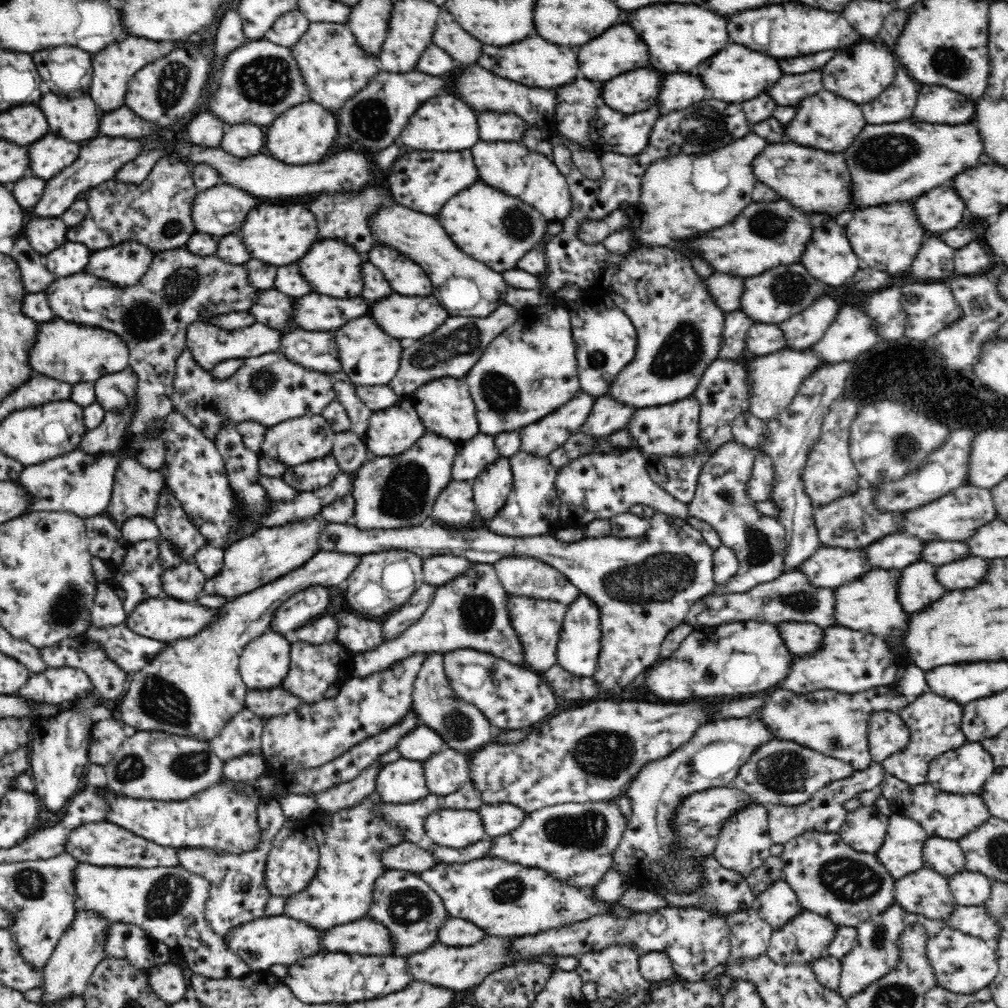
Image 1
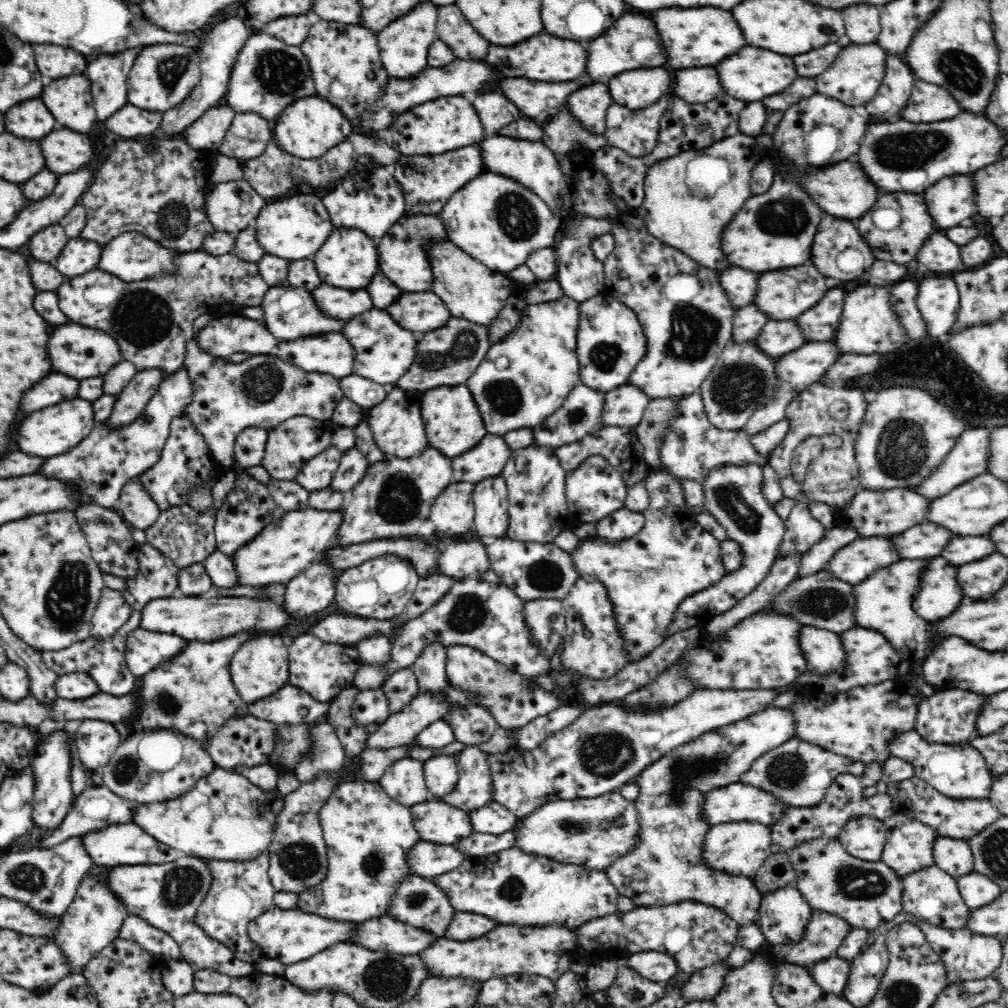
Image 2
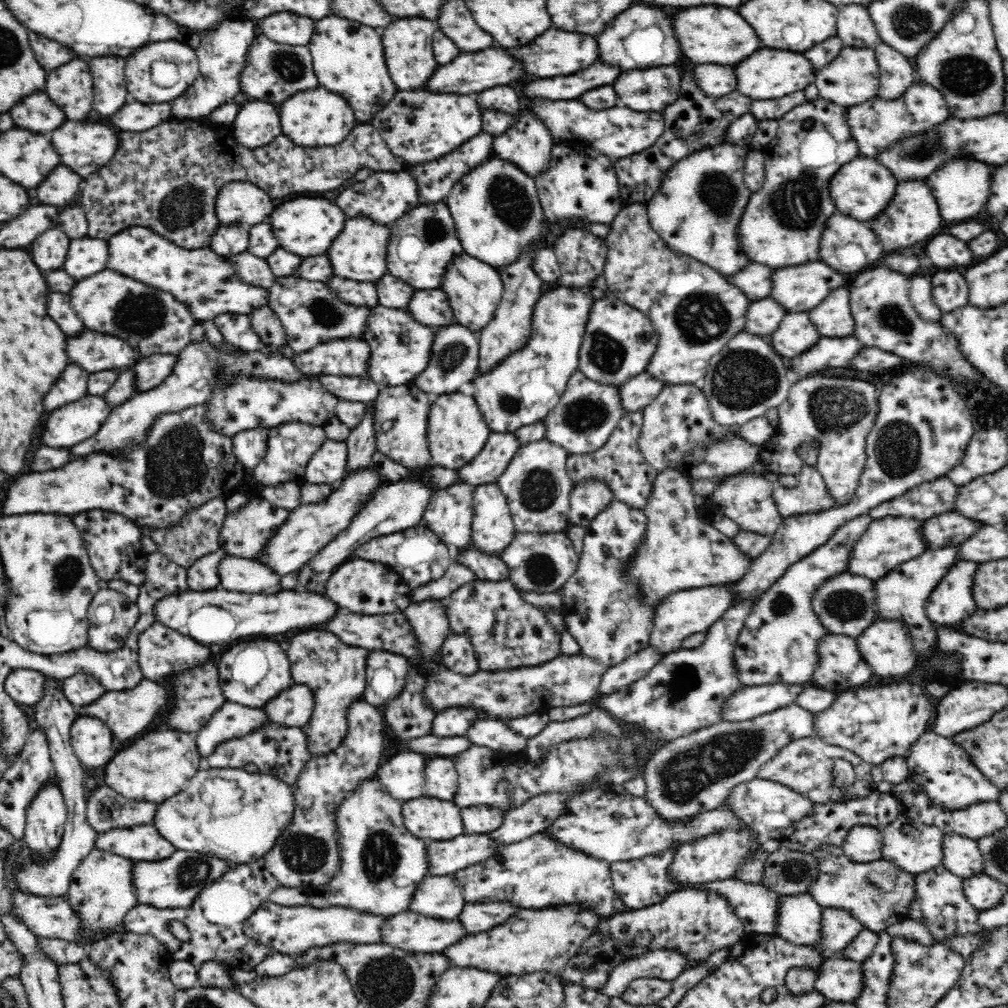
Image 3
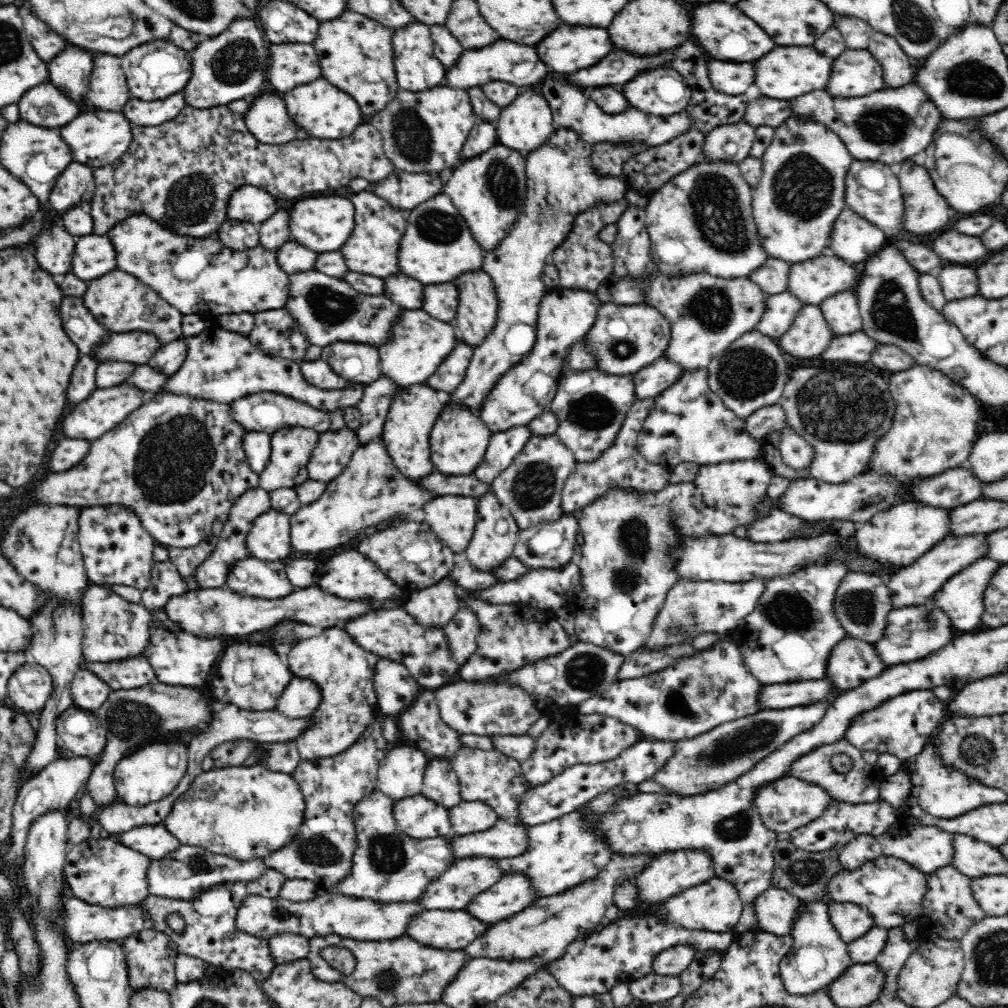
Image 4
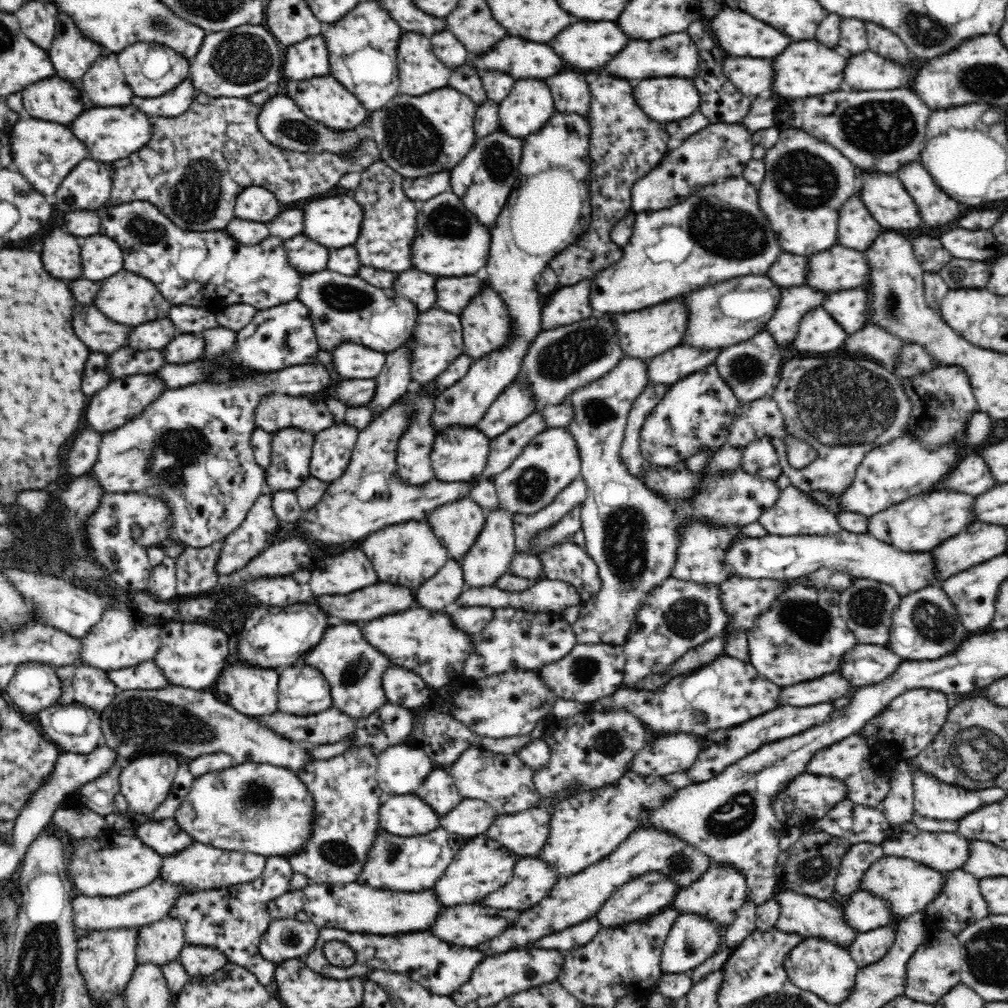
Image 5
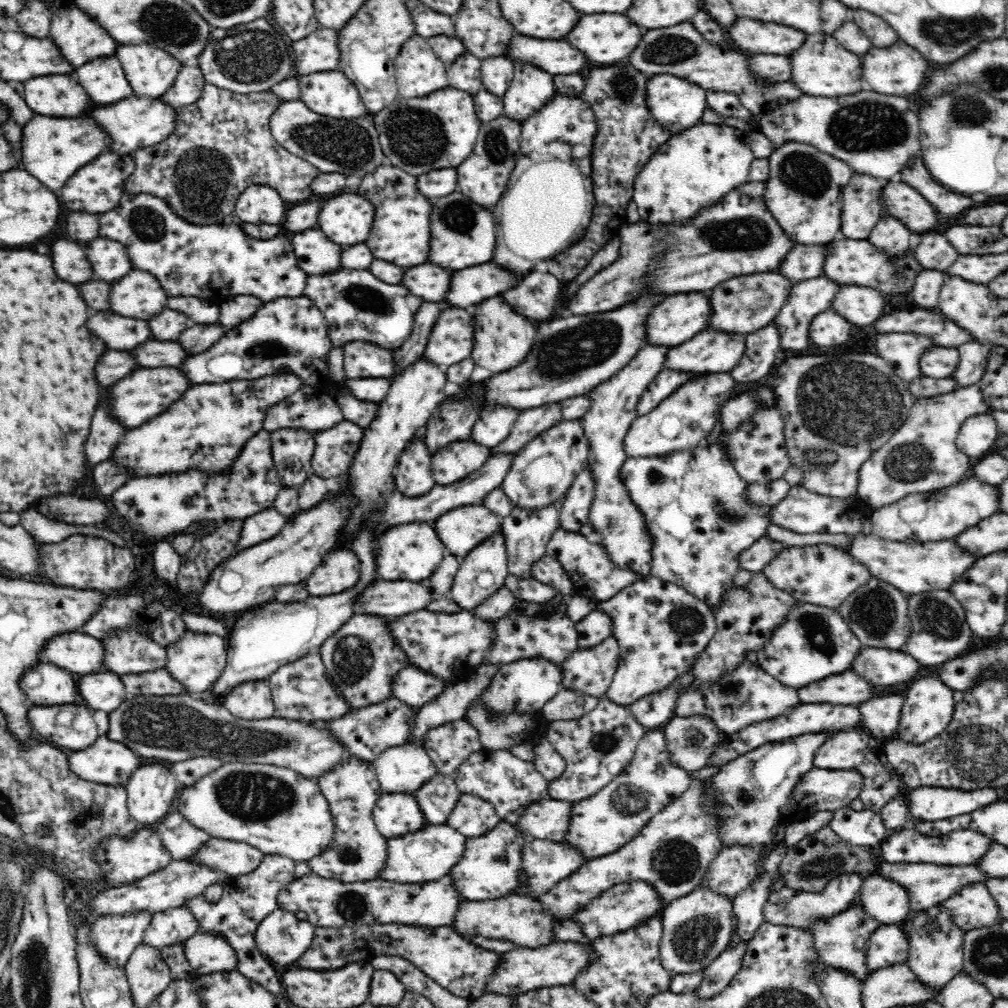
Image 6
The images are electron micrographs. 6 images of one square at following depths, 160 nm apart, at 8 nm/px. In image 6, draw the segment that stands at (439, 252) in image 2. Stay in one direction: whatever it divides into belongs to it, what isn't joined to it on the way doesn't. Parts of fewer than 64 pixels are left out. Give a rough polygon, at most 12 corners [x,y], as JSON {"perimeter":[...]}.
{"perimeter":[[500,295],[471,309],[472,360],[516,366],[536,328]]}

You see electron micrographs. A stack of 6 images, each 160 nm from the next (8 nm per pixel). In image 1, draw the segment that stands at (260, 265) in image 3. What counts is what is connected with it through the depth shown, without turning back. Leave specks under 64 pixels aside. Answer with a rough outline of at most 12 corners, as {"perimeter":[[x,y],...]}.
{"perimeter":[[155,253],[131,287],[82,272],[46,290],[65,321],[116,333],[137,375],[128,439],[174,411],[186,328],[248,311],[244,265]]}

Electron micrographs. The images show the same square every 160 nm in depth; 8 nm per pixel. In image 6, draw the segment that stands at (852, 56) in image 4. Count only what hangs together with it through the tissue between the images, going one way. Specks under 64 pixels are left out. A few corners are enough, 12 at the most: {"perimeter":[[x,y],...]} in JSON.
{"perimeter":[[901,39],[862,56],[862,78],[884,95],[908,96],[928,59]]}

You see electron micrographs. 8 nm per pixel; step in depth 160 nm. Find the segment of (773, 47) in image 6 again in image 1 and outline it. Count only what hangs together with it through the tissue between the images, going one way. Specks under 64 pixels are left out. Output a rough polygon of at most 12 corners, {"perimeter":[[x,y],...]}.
{"perimeter":[[654,4],[626,22],[650,64],[688,72],[728,46],[726,20]]}

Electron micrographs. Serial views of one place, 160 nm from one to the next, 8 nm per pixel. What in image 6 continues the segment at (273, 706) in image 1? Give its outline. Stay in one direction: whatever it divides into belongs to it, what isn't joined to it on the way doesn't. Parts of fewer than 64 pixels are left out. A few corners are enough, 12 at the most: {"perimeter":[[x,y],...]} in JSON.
{"perimeter":[[317,651],[266,678],[276,712],[313,722],[353,710]]}

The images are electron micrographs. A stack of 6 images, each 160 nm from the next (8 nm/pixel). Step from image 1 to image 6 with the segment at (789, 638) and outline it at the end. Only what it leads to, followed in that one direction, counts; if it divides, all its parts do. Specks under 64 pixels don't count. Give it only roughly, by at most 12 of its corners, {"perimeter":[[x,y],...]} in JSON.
{"perimeter":[[862,646],[852,670],[878,686],[915,680],[901,651]]}

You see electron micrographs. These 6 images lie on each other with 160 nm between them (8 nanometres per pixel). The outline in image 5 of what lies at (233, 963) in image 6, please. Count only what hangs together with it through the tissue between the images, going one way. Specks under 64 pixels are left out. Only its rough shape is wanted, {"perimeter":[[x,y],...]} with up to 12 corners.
{"perimeter":[[185,945],[179,961],[190,977],[215,975],[226,955]]}

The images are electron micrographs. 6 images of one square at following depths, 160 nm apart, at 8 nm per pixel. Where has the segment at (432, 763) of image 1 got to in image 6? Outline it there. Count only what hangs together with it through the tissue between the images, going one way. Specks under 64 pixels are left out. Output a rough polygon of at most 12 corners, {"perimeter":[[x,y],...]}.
{"perimeter":[[437,772],[412,794],[428,824],[446,825],[461,792]]}

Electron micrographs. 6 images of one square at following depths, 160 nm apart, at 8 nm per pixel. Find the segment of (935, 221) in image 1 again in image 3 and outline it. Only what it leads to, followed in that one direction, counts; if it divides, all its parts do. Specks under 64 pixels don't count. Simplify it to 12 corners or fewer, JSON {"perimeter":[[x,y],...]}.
{"perimeter":[[952,159],[925,181],[946,222],[982,212],[994,166]]}

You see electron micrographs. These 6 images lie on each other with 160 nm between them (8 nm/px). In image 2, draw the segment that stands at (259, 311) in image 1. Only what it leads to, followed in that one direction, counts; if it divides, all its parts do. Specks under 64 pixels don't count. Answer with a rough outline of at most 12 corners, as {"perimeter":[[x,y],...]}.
{"perimeter":[[269,287],[260,304],[279,340],[341,332],[311,291]]}

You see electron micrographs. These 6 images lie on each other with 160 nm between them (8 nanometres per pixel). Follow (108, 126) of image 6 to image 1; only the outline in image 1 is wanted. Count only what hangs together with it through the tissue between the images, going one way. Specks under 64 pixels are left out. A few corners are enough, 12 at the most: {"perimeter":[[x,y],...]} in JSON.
{"perimeter":[[48,134],[28,146],[34,176],[50,180],[78,158],[80,143]]}

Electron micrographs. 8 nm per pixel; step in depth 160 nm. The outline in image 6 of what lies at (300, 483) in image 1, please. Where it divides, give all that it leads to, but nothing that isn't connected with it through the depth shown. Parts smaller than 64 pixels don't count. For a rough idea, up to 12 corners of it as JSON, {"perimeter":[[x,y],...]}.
{"perimeter":[[347,420],[316,432],[310,473],[346,477],[363,435]]}

